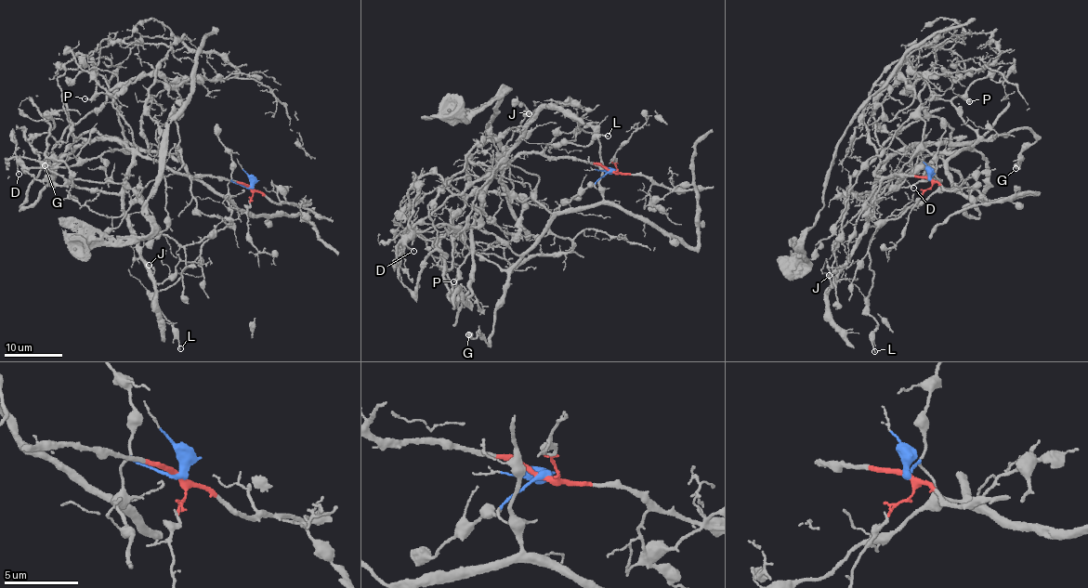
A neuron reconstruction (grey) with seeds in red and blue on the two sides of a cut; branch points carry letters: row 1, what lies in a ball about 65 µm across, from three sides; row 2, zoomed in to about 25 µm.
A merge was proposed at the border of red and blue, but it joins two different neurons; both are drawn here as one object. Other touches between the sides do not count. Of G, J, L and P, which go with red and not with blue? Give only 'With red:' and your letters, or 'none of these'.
With red: J

